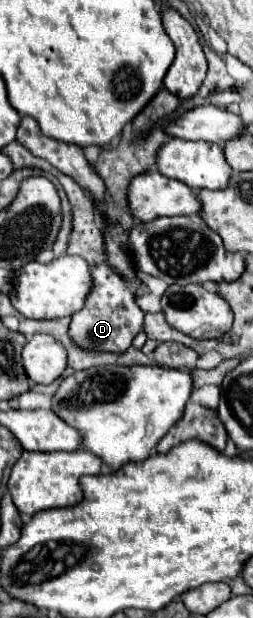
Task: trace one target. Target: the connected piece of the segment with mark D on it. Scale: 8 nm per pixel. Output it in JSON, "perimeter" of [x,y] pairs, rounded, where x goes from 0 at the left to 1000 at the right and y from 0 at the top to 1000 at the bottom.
{"perimeter":[[[419,424],[364,434],[364,469],[332,485],[332,498],[285,508],[269,540],[285,553],[356,570],[451,570],[482,573],[514,563],[530,544],[561,534],[569,505],[530,489],[530,476],[490,463],[474,443],[458,443]]]}

